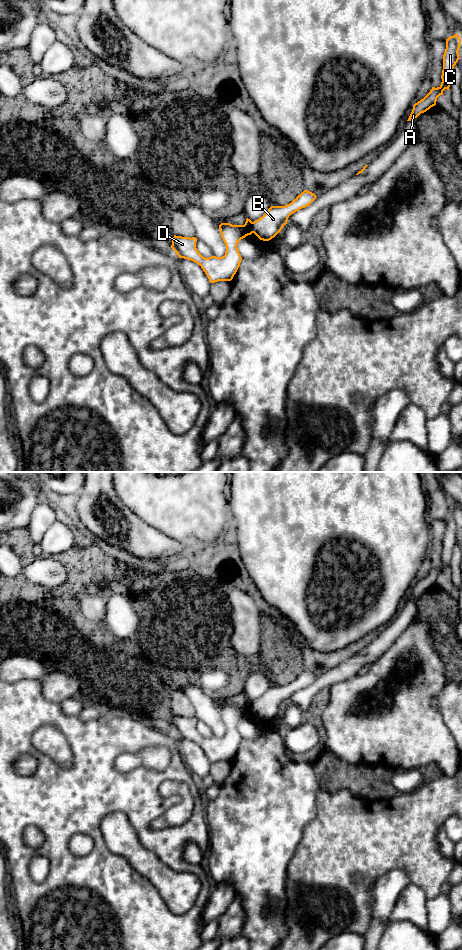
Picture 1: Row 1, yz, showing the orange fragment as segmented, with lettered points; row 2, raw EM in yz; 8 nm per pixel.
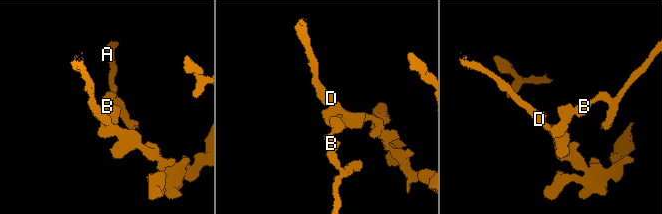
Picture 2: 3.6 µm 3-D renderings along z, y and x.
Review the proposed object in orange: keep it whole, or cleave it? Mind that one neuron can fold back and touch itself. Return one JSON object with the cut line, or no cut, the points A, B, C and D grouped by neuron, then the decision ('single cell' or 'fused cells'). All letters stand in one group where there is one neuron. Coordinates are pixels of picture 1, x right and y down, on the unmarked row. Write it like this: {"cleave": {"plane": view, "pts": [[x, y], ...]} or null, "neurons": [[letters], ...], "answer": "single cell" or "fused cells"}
{"cleave": {"plane": "yz", "pts": [[253, 702], [252, 712]]}, "neurons": [["A", "B", "C"], ["D"]], "answer": "fused cells"}

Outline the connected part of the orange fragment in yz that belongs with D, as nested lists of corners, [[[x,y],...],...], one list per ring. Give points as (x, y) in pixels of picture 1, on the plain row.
[[[248,698],[244,705],[221,703],[219,709],[226,726],[226,732],[223,737],[203,737],[196,728],[196,717],[174,715],[171,728],[177,733],[179,738],[188,739],[200,745],[210,763],[231,761],[242,740],[237,724],[241,719],[253,713],[252,708],[253,702]]]

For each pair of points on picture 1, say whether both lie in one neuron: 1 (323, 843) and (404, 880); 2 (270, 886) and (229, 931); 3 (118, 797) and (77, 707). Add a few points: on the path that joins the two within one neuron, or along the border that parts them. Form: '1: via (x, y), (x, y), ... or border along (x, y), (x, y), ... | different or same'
1: border along (410, 876), (391, 869), (372, 890) | different
2: border along (235, 894), (240, 897), (244, 912), (239, 934) | different
3: border along (59, 704), (64, 713), (79, 716) | different

